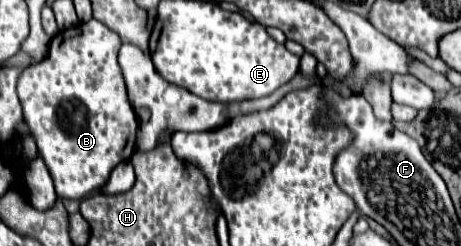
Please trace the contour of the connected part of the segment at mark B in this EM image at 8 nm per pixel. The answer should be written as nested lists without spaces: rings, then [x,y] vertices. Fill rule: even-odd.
[[[90,19],[74,29],[60,31],[56,39],[52,39],[52,47],[48,57],[34,67],[28,67],[18,83],[18,97],[24,109],[24,119],[30,127],[38,143],[40,157],[44,159],[58,197],[62,199],[82,199],[92,191],[98,191],[110,179],[112,169],[128,161],[136,151],[136,131],[138,131],[138,117],[130,107],[126,85],[122,79],[122,71],[118,65],[118,49],[122,41],[120,37],[110,31],[104,23]]]

